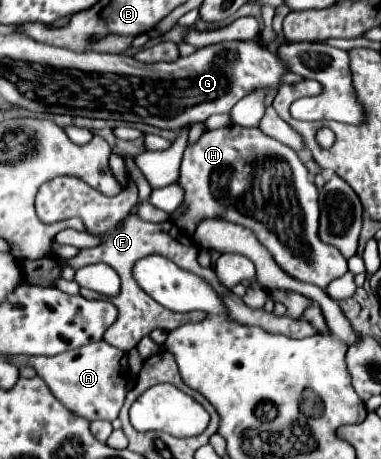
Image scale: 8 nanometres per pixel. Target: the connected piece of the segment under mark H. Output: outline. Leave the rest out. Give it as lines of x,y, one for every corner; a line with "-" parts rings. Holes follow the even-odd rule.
224,127
206,131
194,145
186,147
176,185
184,189
182,213
176,225
192,235
204,219
226,219
248,227
270,251
284,273
302,283
326,289
330,281
342,277
348,267
342,253
318,241
318,189
310,181
308,169
294,149
264,135
260,129
-
254,183
272,183
272,209
258,209
252,201

